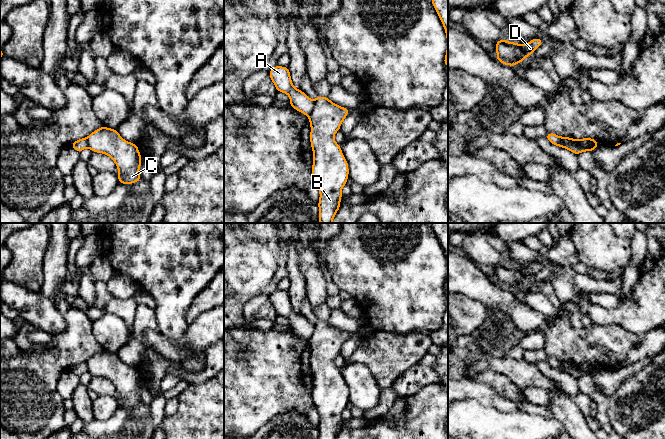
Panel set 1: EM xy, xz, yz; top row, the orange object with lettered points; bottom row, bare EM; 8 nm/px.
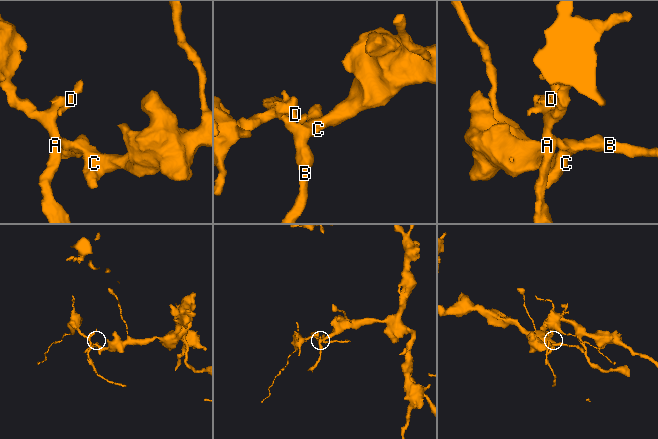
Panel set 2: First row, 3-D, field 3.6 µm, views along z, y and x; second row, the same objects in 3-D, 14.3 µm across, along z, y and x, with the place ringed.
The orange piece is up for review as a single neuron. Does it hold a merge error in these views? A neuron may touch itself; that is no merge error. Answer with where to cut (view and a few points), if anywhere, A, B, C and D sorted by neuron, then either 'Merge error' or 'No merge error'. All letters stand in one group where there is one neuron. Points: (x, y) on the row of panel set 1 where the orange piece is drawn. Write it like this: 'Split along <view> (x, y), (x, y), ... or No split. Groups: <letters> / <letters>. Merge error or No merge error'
Split along xz (314, 101), (314, 106), (308, 115). Groups: A D / B C. Merge error

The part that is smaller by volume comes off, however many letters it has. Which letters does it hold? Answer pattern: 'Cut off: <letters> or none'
Cut off: A, D

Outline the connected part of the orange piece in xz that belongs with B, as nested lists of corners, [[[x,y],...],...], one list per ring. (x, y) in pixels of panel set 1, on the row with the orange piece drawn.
[[[317,96],[309,115],[314,154],[312,175],[320,192],[320,223],[332,223],[340,209],[341,190],[349,178],[348,162],[340,145],[334,141],[334,134],[348,114],[349,109],[334,104],[327,97]]]

